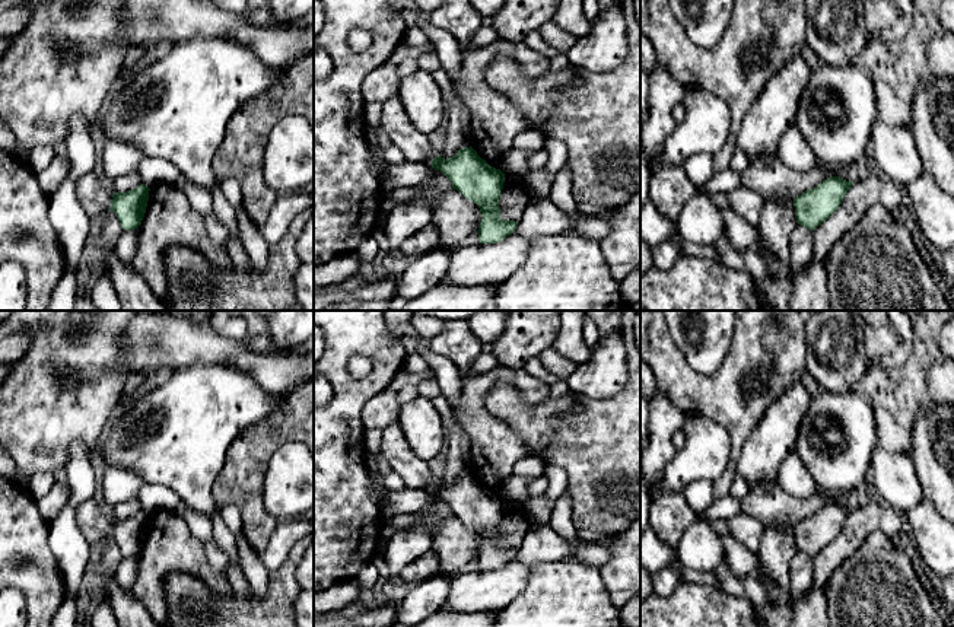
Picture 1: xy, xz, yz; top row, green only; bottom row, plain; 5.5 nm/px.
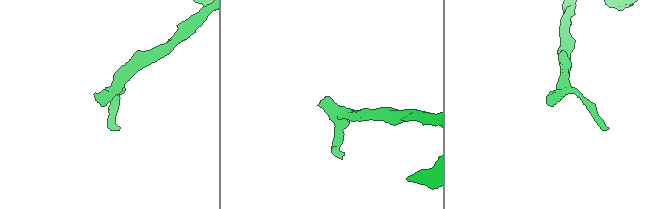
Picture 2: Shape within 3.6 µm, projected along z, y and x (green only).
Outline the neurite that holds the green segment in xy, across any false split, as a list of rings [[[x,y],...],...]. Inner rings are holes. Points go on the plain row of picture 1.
[[[93,497],[79,505],[76,510],[77,526],[90,547],[109,535],[124,557],[137,556],[141,551],[149,518],[149,513],[140,510],[127,519],[111,521]]]

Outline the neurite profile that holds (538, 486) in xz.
[[[546,475],[534,478],[528,486],[528,497],[538,497],[547,491],[548,480]]]

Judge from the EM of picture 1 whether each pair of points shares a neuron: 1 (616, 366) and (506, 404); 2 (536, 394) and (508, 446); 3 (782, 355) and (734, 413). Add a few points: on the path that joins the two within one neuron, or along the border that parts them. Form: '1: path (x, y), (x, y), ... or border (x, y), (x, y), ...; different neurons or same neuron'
1: border (571, 391), (604, 400); different neurons
2: path (508, 376), (495, 376), (479, 392), (480, 419); same neuron
3: path (779, 374), (773, 381), (770, 394), (753, 403); same neuron

